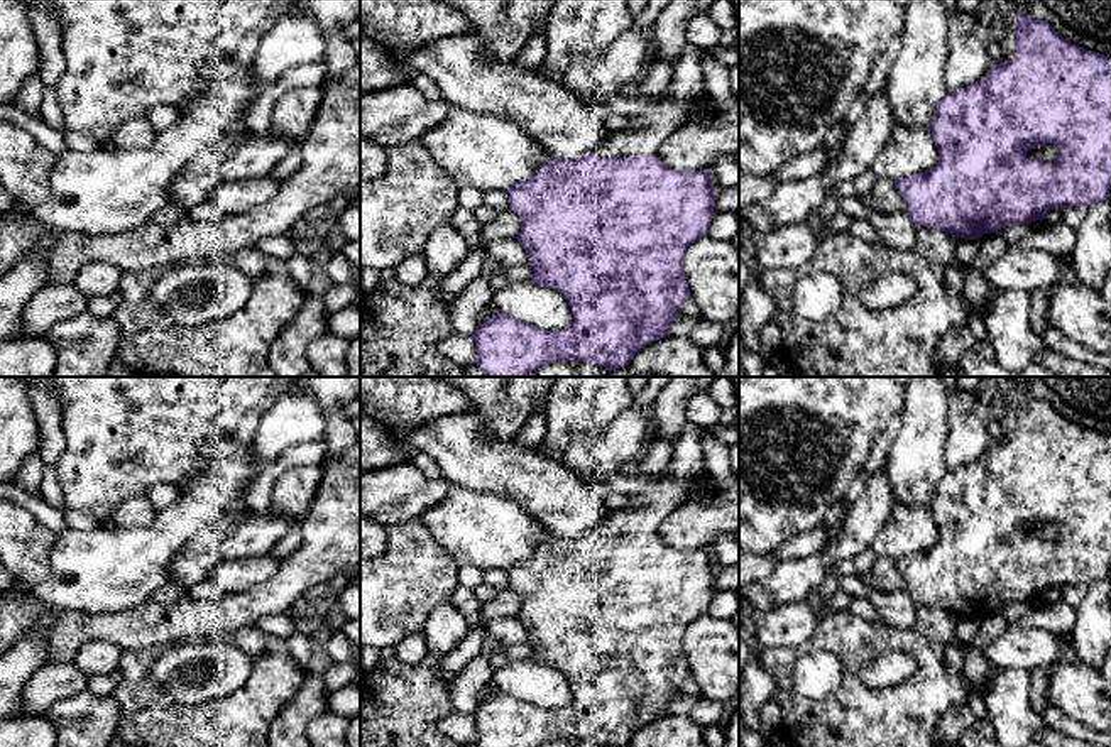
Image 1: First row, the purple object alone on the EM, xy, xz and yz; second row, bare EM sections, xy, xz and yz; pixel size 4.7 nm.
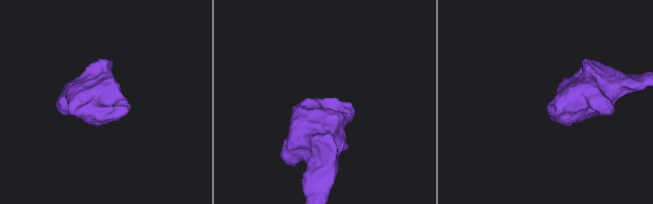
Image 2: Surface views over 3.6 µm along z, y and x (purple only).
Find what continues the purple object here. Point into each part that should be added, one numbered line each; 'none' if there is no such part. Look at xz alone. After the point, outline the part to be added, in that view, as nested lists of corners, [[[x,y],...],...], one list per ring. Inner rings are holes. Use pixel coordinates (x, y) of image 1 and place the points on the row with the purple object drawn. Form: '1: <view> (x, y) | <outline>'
1: xz (643, 136) | [[[666,90],[644,113],[629,117],[624,130],[609,132],[594,154],[600,159],[653,155],[666,137],[690,120],[690,115],[692,103],[675,101]]]

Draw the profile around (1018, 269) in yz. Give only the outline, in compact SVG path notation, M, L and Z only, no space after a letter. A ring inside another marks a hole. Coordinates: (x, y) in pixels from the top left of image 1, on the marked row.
M1010 245L999 260L982 270L982 277L993 291L1032 292L1060 284L1062 270L1069 264L1070 257Z

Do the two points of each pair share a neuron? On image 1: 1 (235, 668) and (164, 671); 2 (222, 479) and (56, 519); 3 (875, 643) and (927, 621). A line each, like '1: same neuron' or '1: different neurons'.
1: same neuron
2: different neurons
3: different neurons

